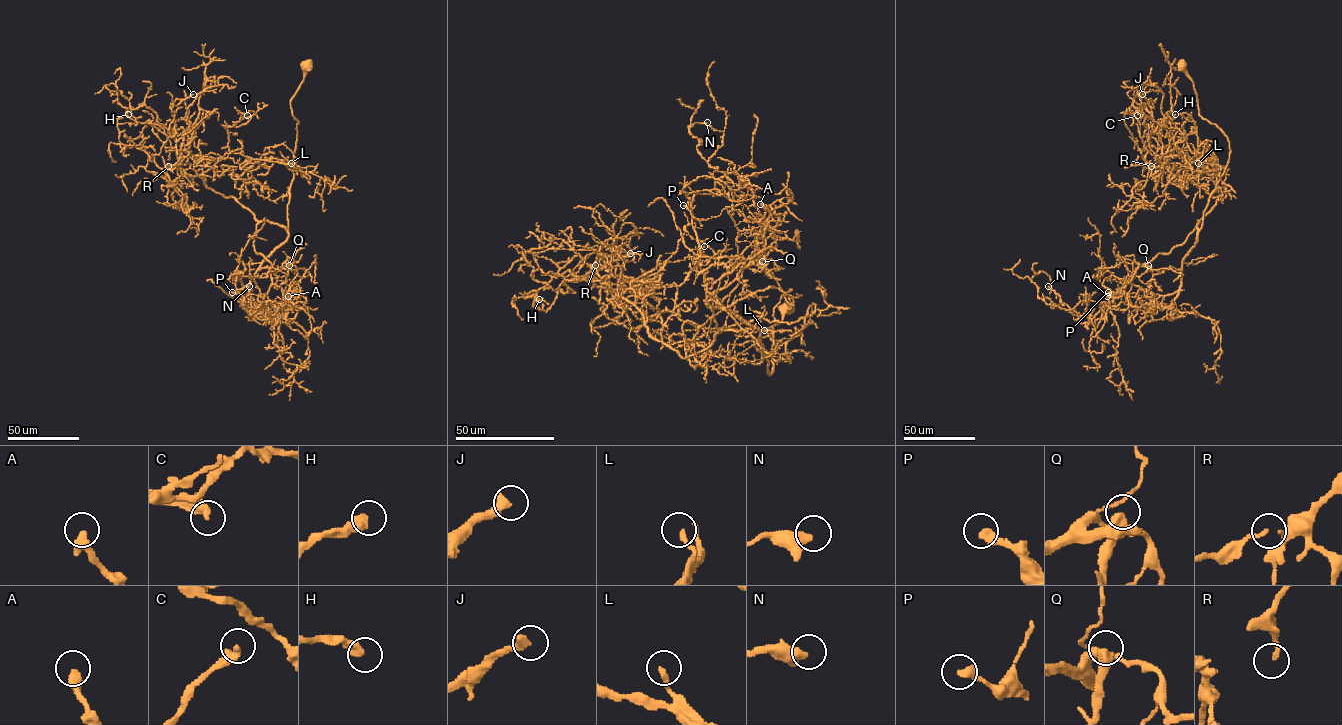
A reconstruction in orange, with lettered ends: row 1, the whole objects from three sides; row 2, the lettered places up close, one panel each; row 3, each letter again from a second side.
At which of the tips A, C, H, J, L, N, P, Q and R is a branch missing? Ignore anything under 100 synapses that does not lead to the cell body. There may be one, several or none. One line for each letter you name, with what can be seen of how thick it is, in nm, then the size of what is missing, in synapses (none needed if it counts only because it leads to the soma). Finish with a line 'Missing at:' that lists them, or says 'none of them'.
J: 400 nm | 130 syn
Missing at: J

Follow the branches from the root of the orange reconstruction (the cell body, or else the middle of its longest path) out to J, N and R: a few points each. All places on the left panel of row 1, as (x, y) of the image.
J: (308, 65), (291, 102), (293, 180), (274, 200), (250, 182), (224, 196), (179, 166), (169, 125), (193, 94)
N: (308, 65), (291, 102), (288, 229), (262, 221), (253, 236), (271, 263), (266, 319), (242, 305), (249, 286)
R: (308, 65), (291, 102), (285, 195), (270, 200), (249, 182), (225, 197), (168, 166)

